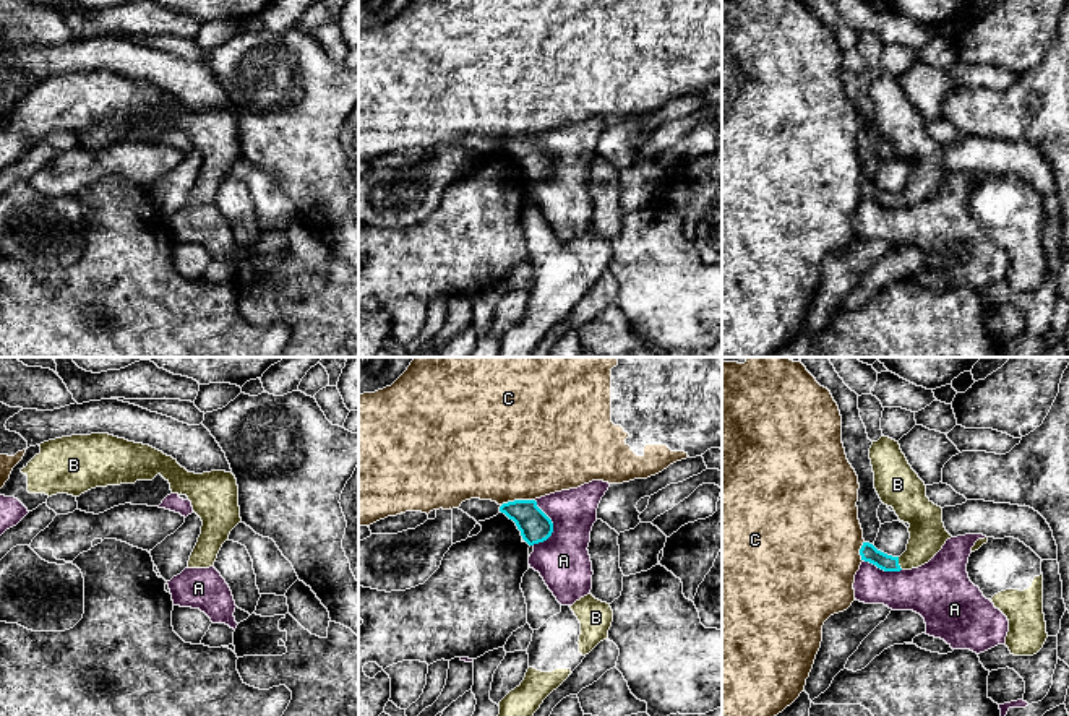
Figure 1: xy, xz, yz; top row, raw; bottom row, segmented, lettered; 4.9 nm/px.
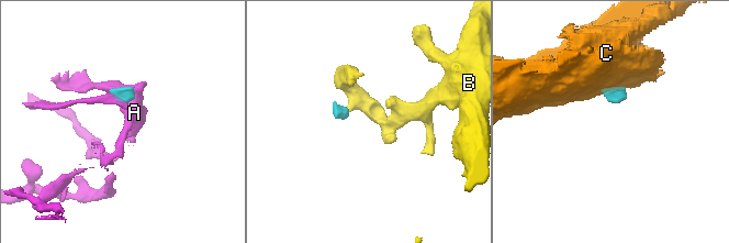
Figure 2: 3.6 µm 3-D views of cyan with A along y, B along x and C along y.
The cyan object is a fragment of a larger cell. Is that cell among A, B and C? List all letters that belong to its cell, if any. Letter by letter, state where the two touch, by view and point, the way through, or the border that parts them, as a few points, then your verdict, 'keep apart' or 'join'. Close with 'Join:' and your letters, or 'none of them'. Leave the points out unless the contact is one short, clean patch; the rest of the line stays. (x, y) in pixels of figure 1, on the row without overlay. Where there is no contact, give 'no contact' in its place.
A: contact xz (552, 161); border xz (534, 137), (552, 159), (552, 169), (537, 181); keep apart
B: contact yz (897, 200); way yz (868, 189), (884, 198), (897, 200), (927, 176), (927, 166); join
C: contact xz (518, 137); border xz (534, 135), (515, 135), (502, 142); keep apart
Join: B

